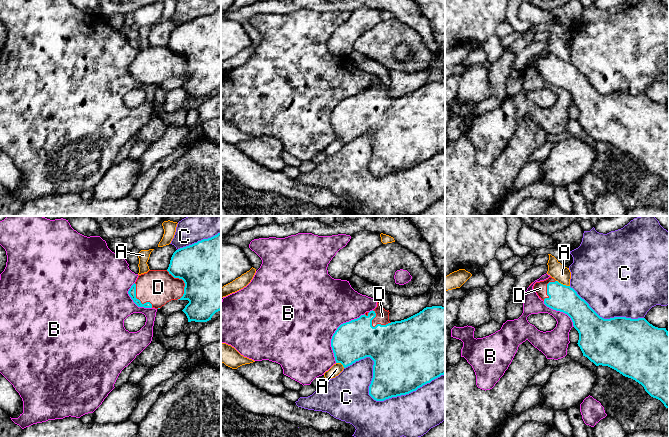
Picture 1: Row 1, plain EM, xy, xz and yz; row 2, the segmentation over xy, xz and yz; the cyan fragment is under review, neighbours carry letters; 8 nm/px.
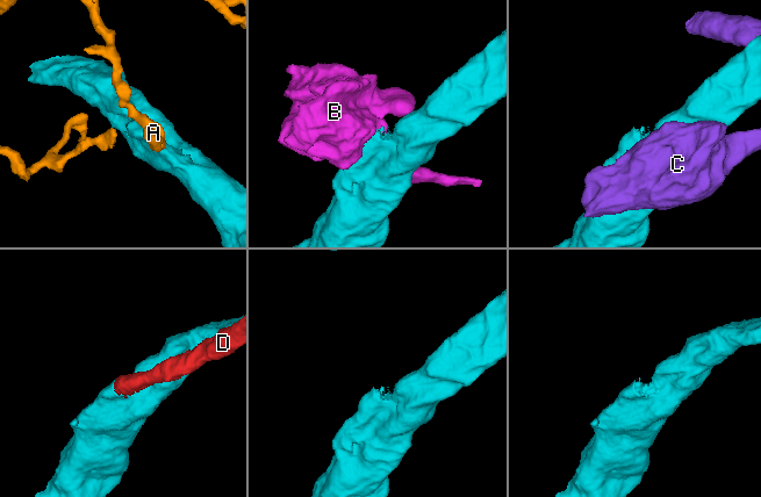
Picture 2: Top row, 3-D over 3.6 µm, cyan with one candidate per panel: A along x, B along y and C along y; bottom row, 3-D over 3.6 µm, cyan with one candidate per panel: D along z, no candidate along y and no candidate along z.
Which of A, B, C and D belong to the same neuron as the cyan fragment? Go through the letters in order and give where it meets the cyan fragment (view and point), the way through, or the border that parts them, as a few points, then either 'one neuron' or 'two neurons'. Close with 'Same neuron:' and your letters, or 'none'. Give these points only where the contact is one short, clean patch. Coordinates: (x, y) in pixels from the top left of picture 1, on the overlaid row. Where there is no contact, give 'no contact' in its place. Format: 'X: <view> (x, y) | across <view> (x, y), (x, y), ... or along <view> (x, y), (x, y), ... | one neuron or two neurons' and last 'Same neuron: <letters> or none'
A: yz (562, 284) | two neurons
B: xz (335, 332) | two neurons
C: xz (376, 400) | two neurons
D: xy (184, 282) | one neuron
Same neuron: D

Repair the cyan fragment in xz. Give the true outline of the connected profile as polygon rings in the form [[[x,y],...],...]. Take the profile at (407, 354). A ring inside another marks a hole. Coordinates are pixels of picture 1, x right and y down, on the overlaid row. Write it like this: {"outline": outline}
{"outline": [[[377,302],[374,310],[341,324],[331,339],[335,361],[344,368],[366,357],[374,361],[369,395],[376,401],[409,394],[445,374],[445,307],[426,307],[407,319],[395,322],[389,321],[389,313]]]}

